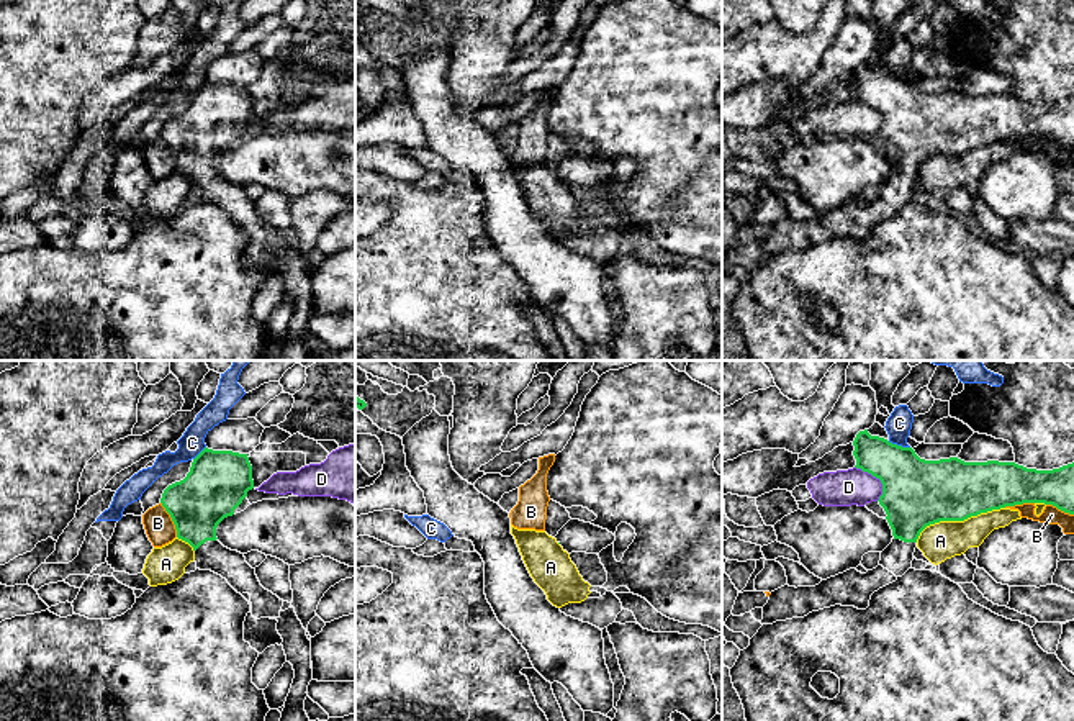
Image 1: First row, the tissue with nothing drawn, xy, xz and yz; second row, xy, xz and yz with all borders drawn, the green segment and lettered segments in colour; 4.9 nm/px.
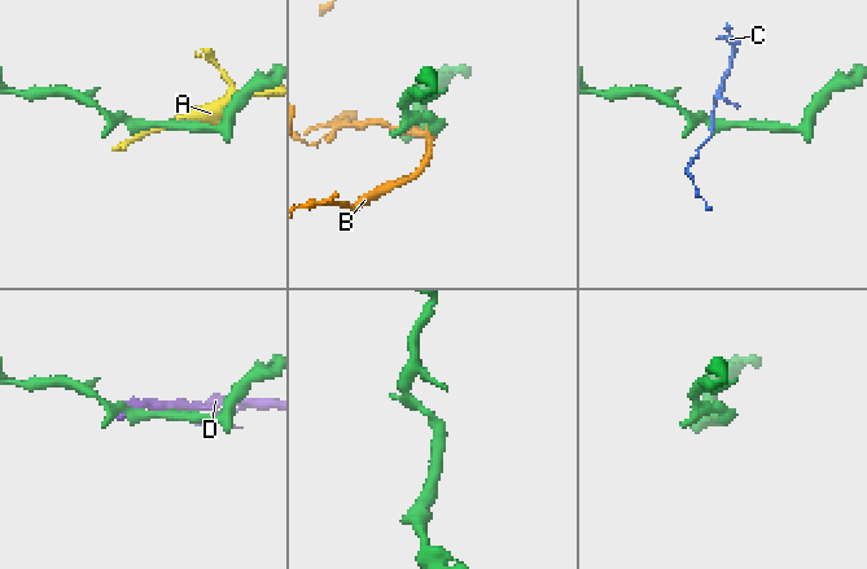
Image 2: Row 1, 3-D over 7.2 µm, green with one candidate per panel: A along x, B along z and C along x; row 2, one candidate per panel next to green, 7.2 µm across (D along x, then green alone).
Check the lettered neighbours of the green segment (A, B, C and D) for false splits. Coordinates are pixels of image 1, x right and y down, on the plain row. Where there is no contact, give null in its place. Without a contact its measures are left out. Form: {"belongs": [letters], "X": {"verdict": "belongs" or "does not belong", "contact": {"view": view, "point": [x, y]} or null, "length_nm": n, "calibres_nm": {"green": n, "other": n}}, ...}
{"belongs": [], "A": {"verdict": "does not belong", "contact": {"view": "yz", "point": [958, 153]}, "length_nm": 480, "calibres_nm": {"green": 340, "other": 190}}, "B": {"verdict": "does not belong", "contact": {"view": "xy", "point": [172, 153]}, "length_nm": 190, "calibres_nm": {"green": 300, "other": 140}}, "C": {"verdict": "does not belong", "contact": {"view": "yz", "point": [899, 79]}, "length_nm": 120, "calibres_nm": {"green": 340, "other": 120}}, "D": {"verdict": "does not belong", "contact": {"view": "yz", "point": [878, 110]}, "length_nm": 200, "calibres_nm": {"green": 340, "other": 180}}}

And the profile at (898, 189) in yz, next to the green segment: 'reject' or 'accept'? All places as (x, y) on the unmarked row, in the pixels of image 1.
accept

